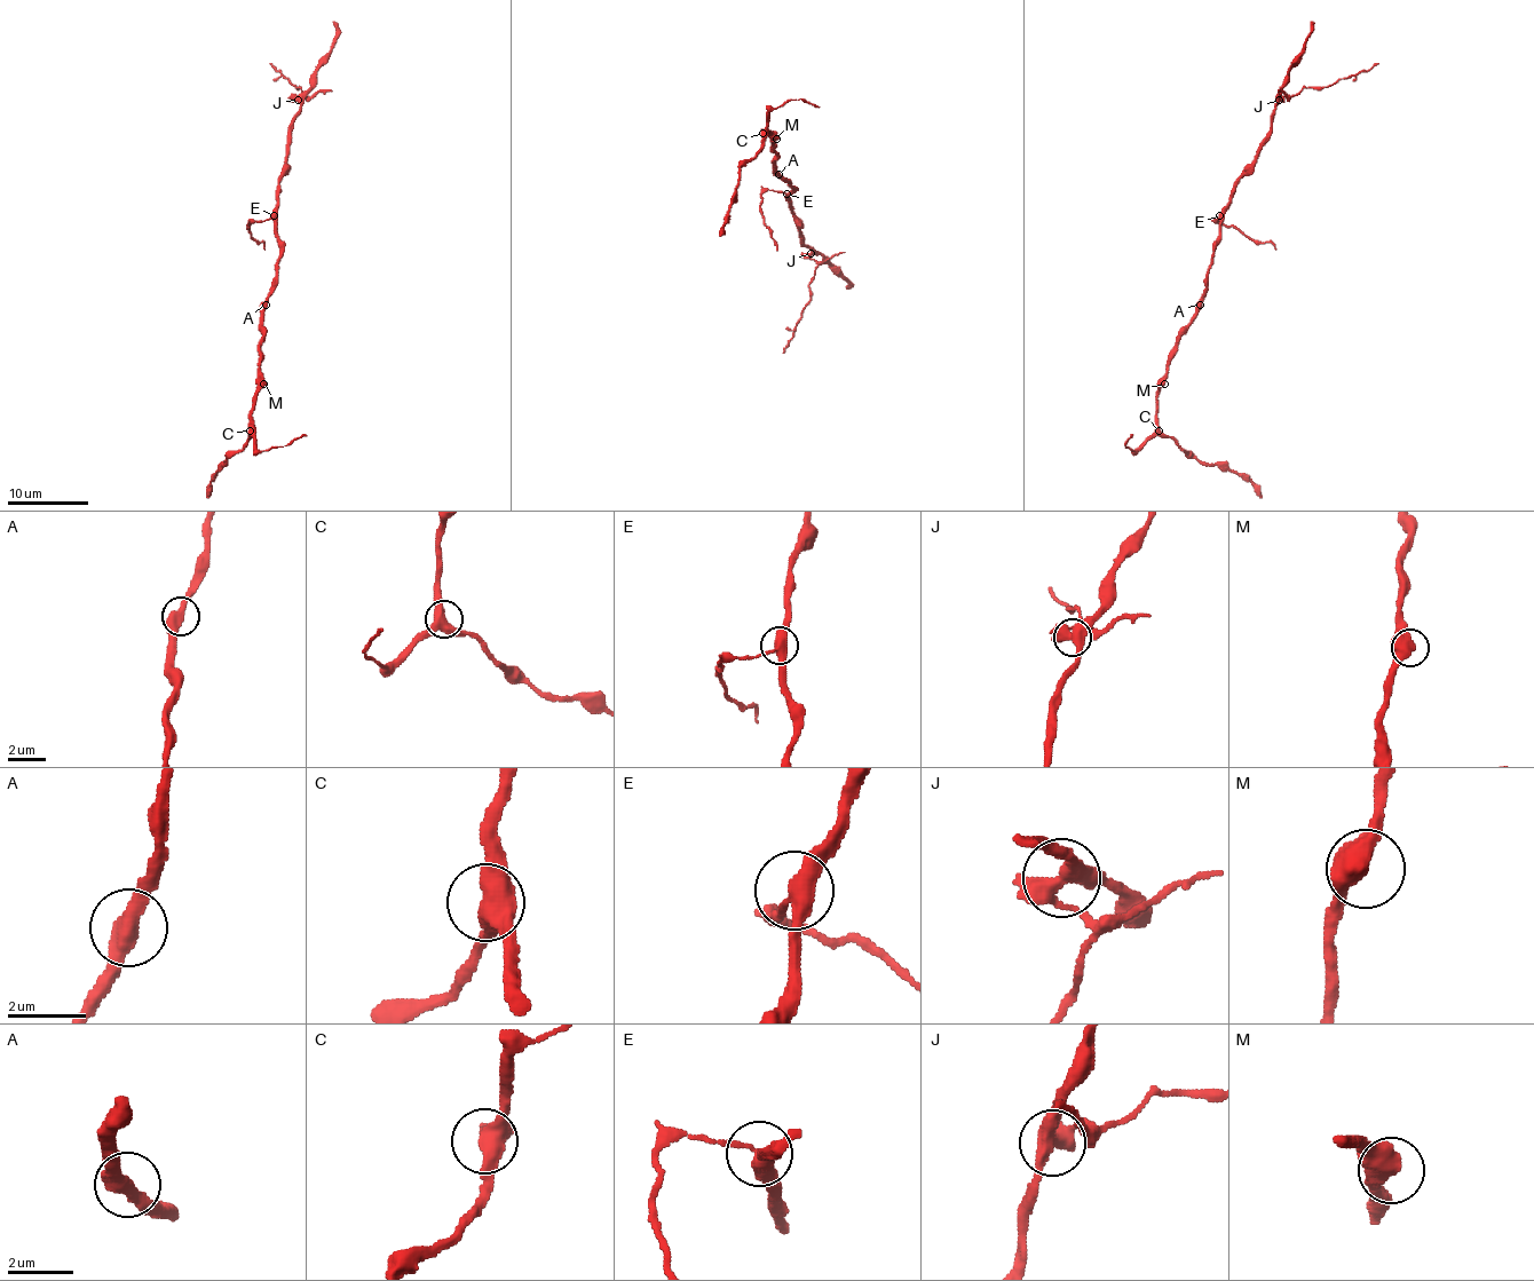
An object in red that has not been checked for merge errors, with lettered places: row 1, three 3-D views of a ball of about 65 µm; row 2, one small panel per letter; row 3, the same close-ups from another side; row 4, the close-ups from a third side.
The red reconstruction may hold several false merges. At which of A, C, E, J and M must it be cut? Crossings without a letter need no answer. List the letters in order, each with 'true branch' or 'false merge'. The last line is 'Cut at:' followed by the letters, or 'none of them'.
A: true branch
C: true branch
E: false merge
J: false merge
M: true branch
Cut at: E, J

